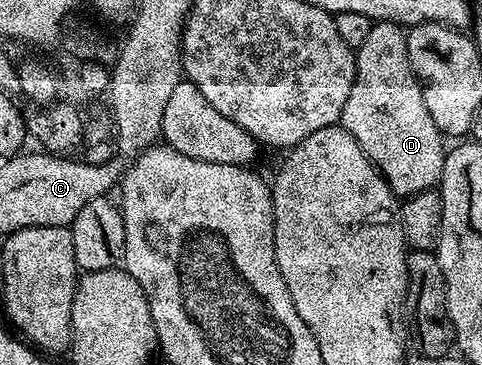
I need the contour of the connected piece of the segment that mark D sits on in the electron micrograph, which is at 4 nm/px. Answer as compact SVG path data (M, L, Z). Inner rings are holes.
M375 22L365 44L355 51L355 79L349 100L345 100L341 125L361 144L365 156L400 199L436 189L442 183L445 138L425 108L423 87L409 60L407 30L399 23Z

